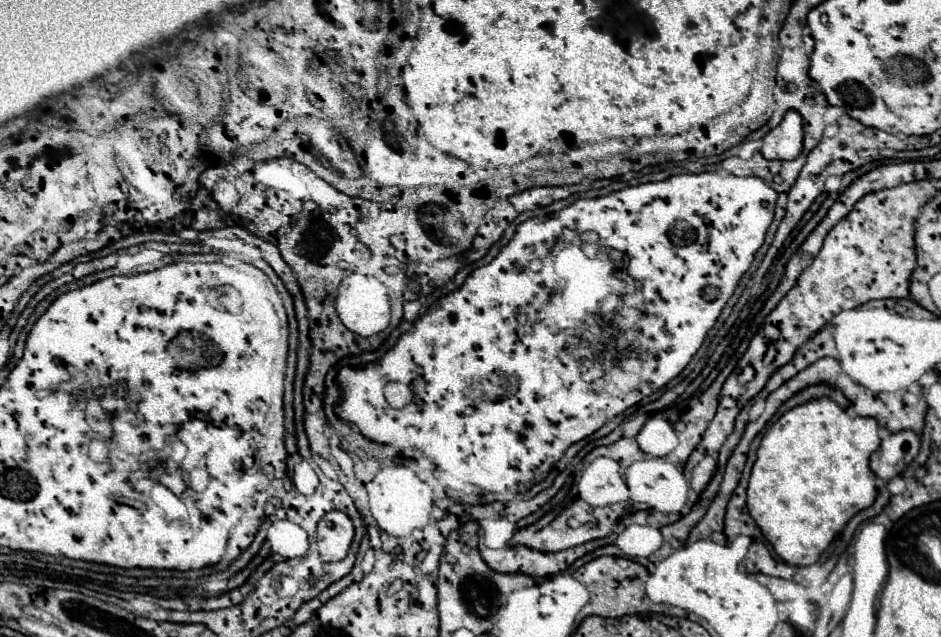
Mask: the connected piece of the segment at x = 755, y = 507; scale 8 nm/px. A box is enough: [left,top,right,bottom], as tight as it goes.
[746,399,878,567]

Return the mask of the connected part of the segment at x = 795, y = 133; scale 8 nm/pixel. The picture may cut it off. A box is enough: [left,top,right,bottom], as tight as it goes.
[762,111,802,159]

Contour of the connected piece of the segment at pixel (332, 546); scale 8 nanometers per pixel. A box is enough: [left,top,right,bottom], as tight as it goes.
[316,511,354,561]

